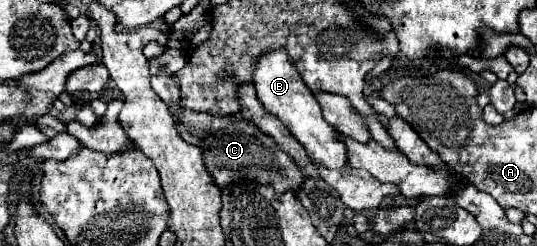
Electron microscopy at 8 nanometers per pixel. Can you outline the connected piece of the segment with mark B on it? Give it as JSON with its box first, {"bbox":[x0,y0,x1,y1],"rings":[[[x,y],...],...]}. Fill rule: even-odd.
{"bbox":[253,49,349,169],"rings":[[[283,49],[267,51],[257,57],[255,69],[253,69],[253,85],[257,89],[257,99],[263,103],[263,107],[283,121],[283,125],[295,135],[295,139],[315,159],[315,163],[319,163],[327,169],[347,169],[349,167],[347,155],[345,155],[345,145],[341,141],[337,141],[339,133],[323,119],[321,107],[315,101],[315,95],[303,83],[299,71],[295,67],[291,67],[287,53]]]}

